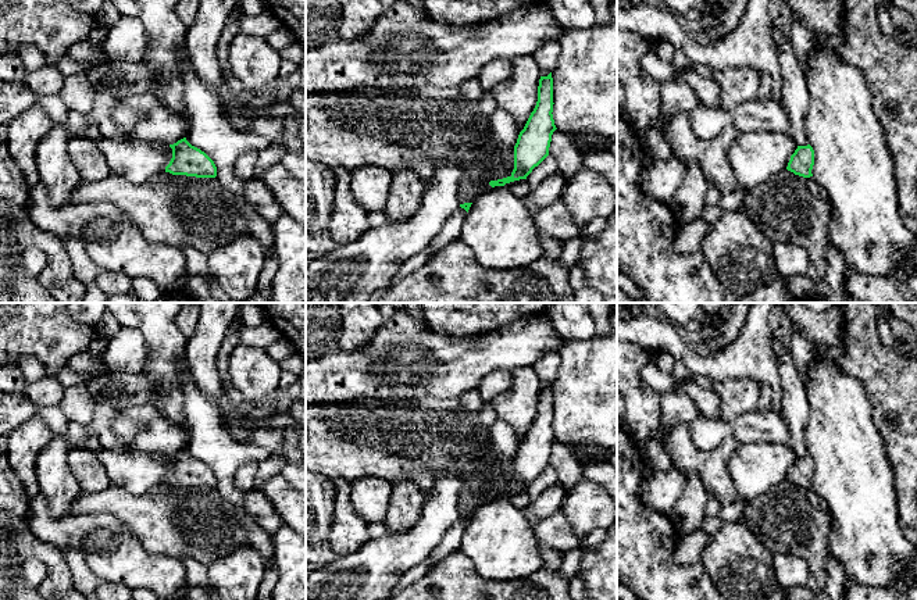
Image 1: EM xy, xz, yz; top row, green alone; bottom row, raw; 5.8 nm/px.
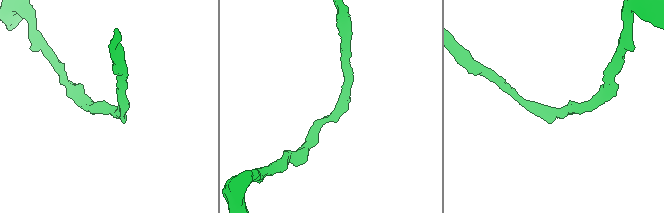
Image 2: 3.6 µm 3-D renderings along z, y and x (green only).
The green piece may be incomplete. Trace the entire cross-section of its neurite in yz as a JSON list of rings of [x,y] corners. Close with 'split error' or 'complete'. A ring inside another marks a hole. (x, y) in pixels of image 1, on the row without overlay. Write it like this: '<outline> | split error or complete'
[[[810,456],[798,457],[795,464],[791,467],[786,481],[795,486],[810,489],[813,488],[811,481],[814,476],[814,461]]] | complete

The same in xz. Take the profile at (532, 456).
[[[550,383],[539,390],[536,417],[514,457],[514,481],[511,486],[490,492],[492,499],[527,490],[532,481],[549,467],[552,446],[557,440],[552,425],[553,415],[553,389]]] | complete

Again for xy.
[[[186,449],[170,456],[170,458],[172,460],[172,469],[165,478],[165,483],[196,489],[217,488],[214,472],[204,462],[192,457]]] | complete

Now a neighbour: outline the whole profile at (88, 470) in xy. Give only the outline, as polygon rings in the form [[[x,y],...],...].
[[[71,446],[68,450],[68,465],[82,490],[88,493],[103,492],[111,485],[97,453],[93,450]]]

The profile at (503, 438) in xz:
[[[497,419],[493,425],[489,426],[489,435],[492,447],[497,454],[504,458],[515,457],[520,440],[509,422]]]

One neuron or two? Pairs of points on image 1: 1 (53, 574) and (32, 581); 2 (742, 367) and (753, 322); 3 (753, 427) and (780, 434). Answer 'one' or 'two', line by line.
1: two
2: one
3: one

